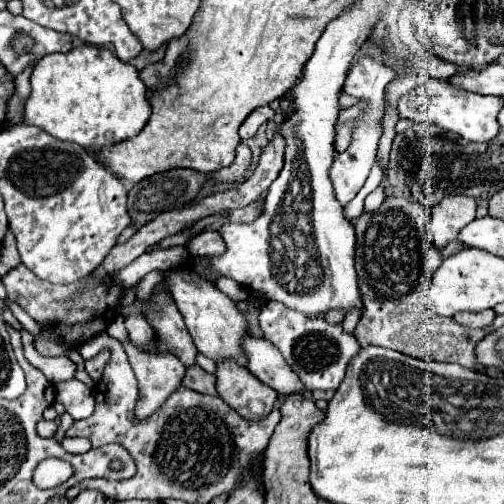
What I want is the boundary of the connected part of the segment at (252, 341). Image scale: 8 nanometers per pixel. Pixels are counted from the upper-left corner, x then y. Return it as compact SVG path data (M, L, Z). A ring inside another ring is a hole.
M246 334L242 338L242 350L246 358L246 368L260 378L264 384L274 388L278 394L304 394L302 382L290 370L278 348L266 338L256 338Z

